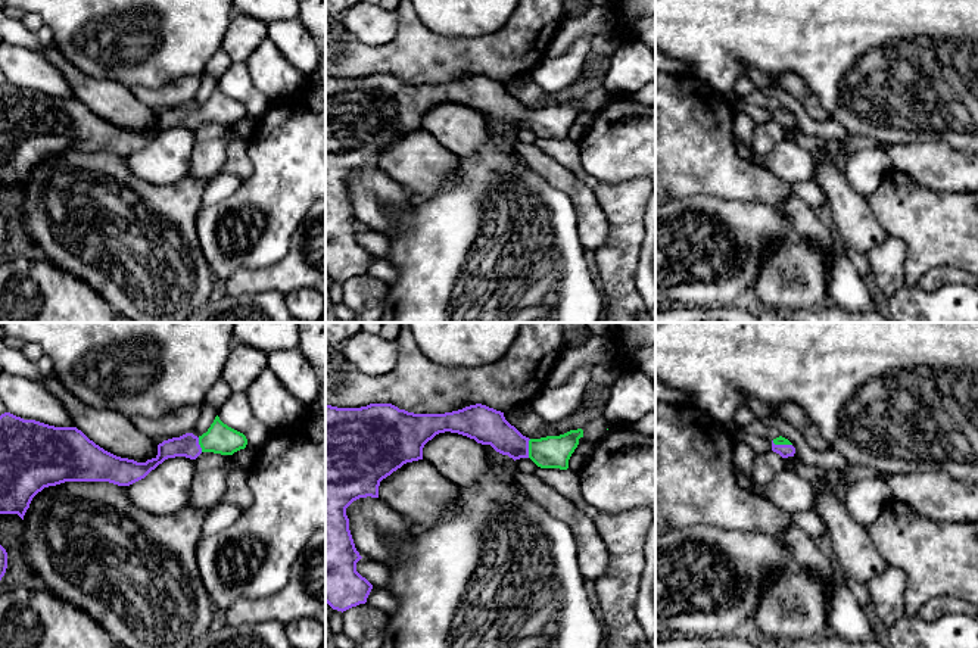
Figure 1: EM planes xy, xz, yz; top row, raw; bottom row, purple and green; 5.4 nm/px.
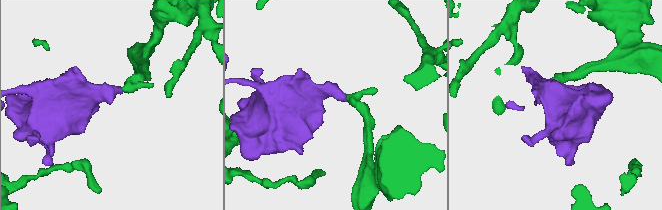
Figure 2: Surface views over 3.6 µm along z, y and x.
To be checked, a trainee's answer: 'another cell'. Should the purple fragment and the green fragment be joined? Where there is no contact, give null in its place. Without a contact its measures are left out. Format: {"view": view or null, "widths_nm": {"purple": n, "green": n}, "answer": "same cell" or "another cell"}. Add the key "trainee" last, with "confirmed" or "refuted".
{"view": "xz", "widths_nm": {"purple": 200, "green": 180}, "answer": "same cell", "trainee": "refuted"}

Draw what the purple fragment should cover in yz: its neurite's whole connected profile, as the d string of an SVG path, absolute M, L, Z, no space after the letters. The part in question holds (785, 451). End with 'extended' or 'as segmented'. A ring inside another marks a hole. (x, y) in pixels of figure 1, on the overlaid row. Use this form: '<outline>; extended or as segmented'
M782 436L772 440L772 451L779 454L782 458L794 457L795 454L792 443Z; extended

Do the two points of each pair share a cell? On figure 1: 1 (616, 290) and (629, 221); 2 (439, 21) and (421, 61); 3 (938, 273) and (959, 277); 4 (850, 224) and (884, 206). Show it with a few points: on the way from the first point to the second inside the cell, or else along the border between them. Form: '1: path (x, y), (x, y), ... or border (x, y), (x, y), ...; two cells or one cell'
1: path (617, 273), (617, 256), (625, 239); one cell
2: border (416, 15), (435, 33), (467, 37); two cells
3: path (943, 274), (955, 276); one cell
4: border (865, 198), (877, 223), (888, 234); two cells

